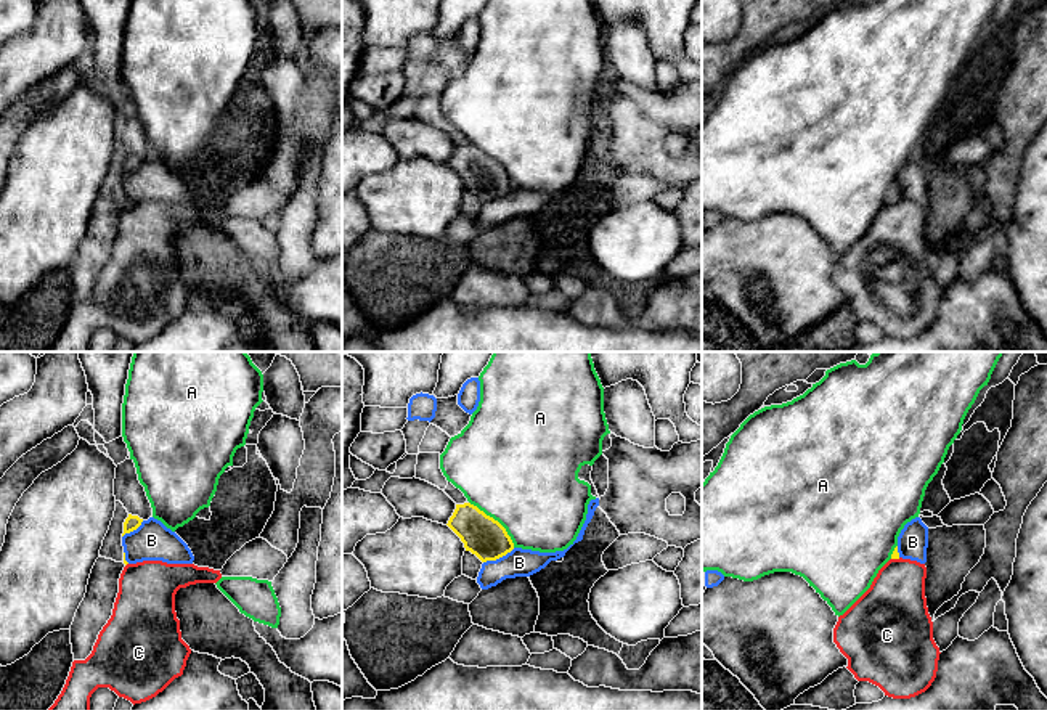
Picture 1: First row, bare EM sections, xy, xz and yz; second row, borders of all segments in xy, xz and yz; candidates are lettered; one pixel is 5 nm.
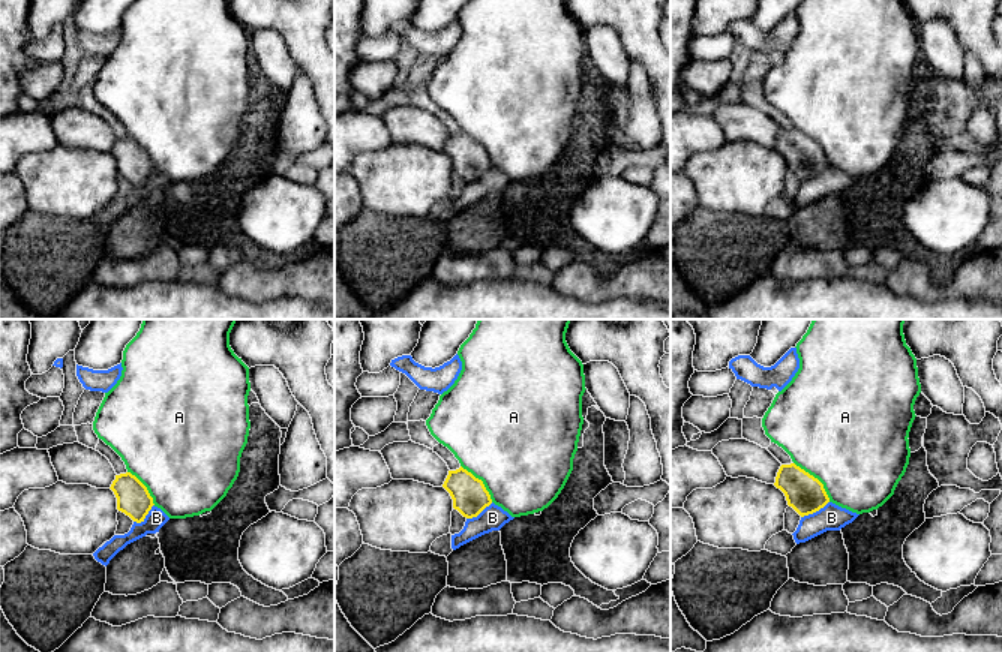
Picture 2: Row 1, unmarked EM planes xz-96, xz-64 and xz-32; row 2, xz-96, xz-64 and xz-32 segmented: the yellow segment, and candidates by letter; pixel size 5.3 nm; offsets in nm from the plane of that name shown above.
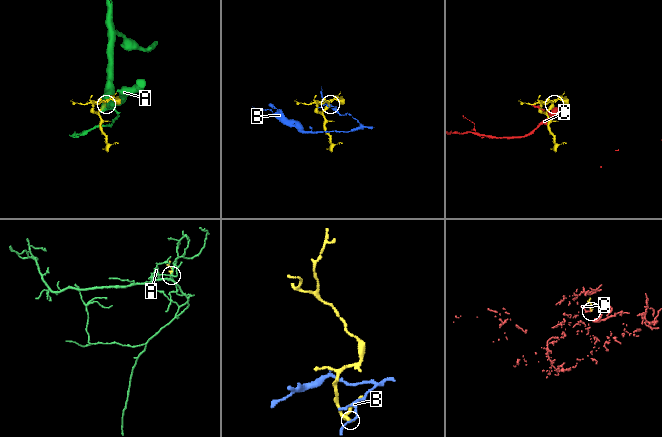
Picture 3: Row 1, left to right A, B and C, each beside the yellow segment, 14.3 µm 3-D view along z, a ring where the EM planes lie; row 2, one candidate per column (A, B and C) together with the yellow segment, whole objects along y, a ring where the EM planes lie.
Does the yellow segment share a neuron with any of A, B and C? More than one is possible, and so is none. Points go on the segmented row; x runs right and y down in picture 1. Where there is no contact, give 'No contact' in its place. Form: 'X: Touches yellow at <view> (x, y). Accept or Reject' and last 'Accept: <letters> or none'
A: Touches yellow at xz (497, 521). Reject
B: Touches yellow at xz (498, 558). Reject
C: Touches yellow at yz (895, 558). Reject
Accept: none

